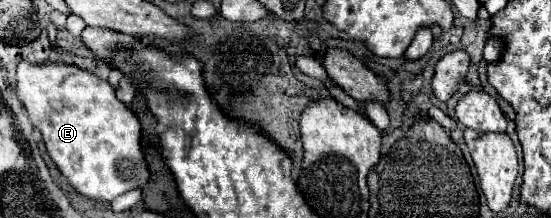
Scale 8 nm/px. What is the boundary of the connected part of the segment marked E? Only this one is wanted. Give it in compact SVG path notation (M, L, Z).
M28 60L18 64L16 80L16 96L24 104L30 122L40 130L50 158L82 196L112 202L116 196L134 188L142 188L148 182L150 172L140 148L140 122L134 112L116 98L114 88L106 80L80 70L74 64L32 64Z

